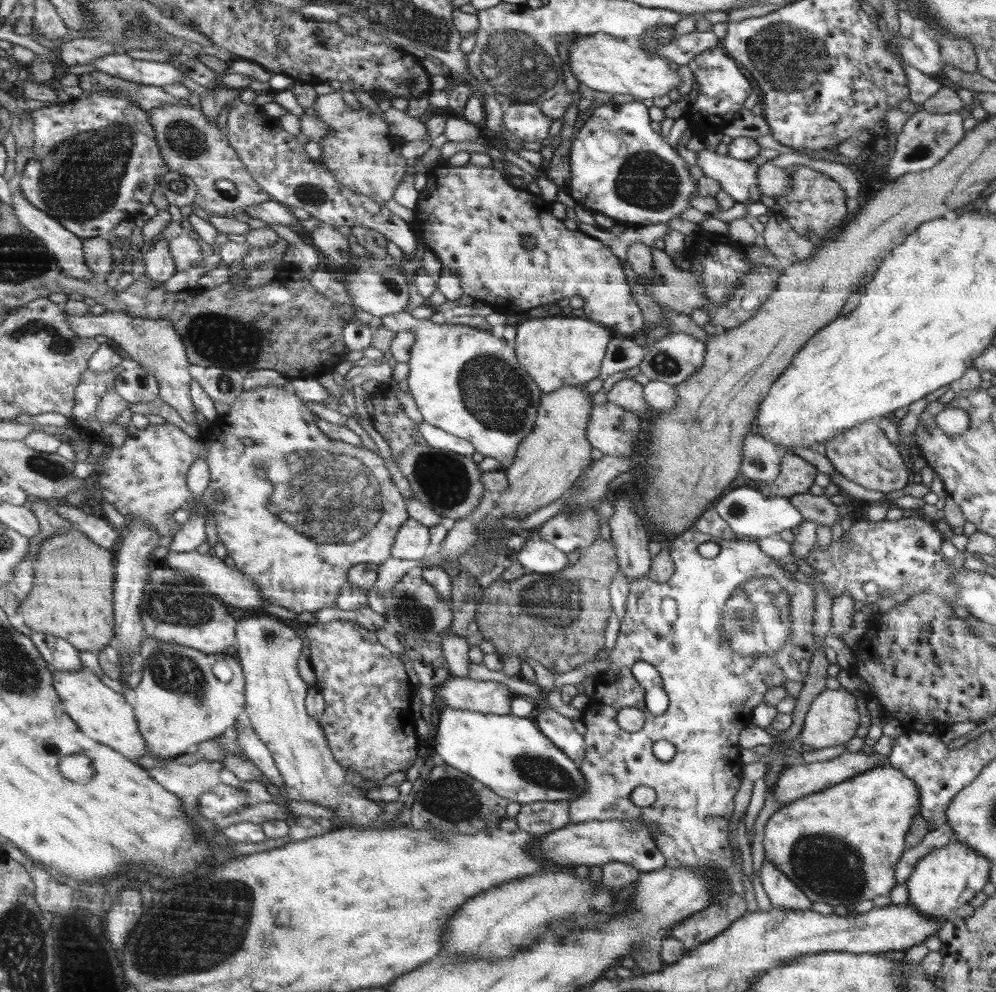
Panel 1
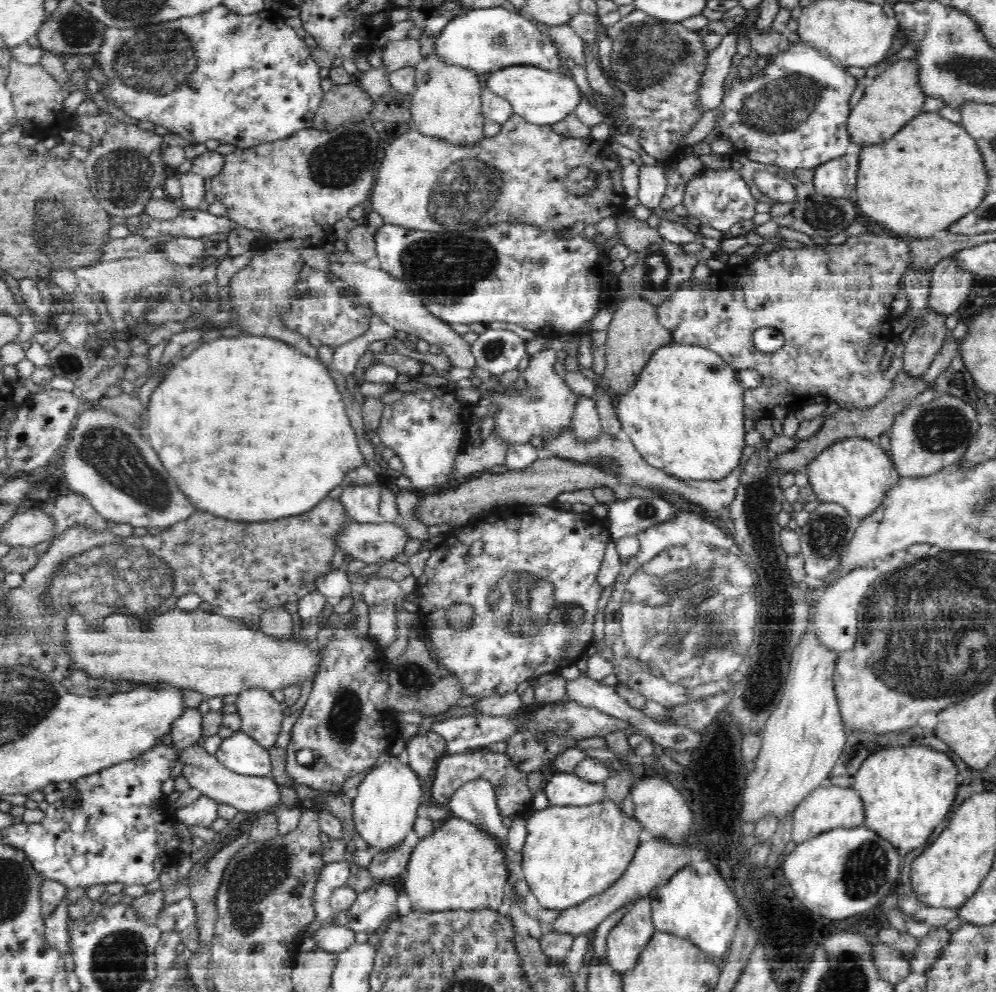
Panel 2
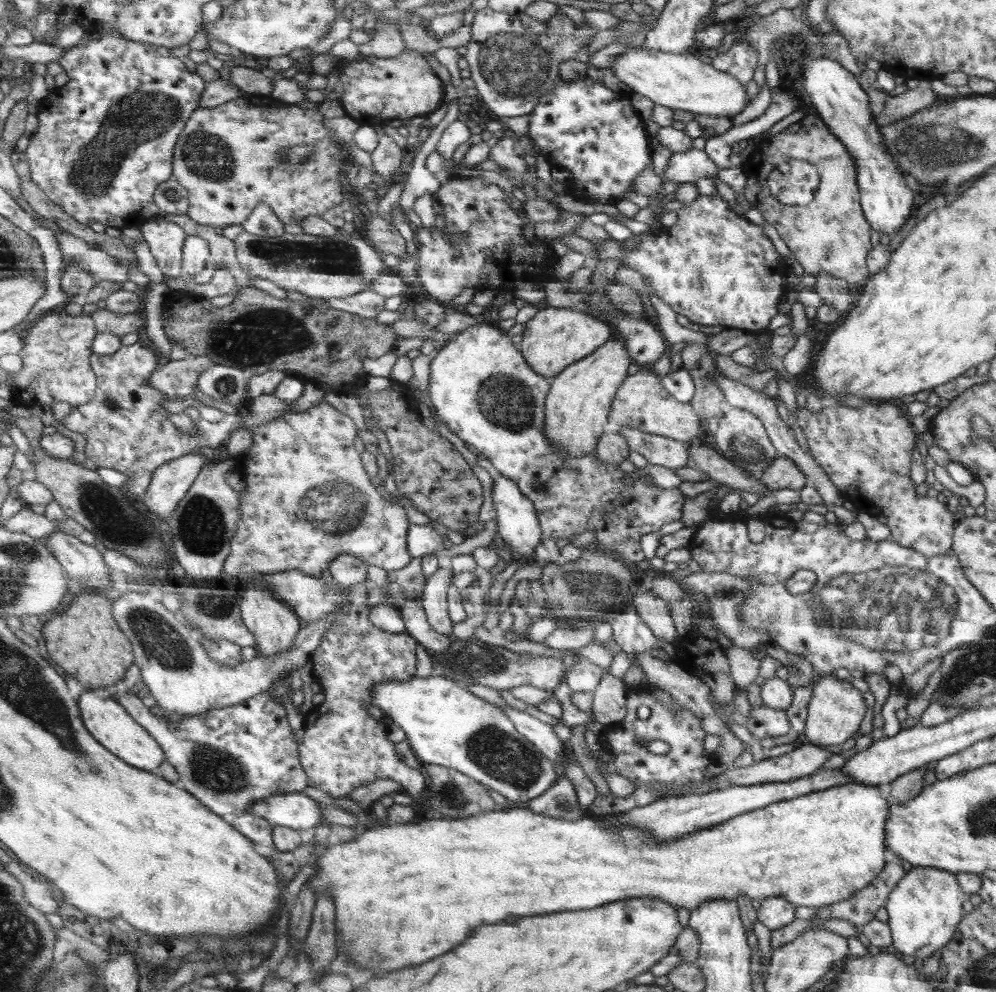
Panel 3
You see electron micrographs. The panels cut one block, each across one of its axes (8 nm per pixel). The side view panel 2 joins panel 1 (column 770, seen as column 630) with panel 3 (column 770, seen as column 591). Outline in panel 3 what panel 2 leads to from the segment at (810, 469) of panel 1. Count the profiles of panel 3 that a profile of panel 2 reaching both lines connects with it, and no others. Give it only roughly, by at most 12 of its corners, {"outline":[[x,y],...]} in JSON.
{"outline":[[783,455],[764,469],[770,490],[806,486],[802,470]]}

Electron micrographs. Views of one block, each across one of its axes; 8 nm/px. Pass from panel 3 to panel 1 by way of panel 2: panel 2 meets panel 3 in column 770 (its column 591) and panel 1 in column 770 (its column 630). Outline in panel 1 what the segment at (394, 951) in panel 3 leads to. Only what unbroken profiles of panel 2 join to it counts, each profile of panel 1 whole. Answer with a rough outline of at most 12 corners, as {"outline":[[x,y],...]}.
{"outline":[[891,764],[781,806],[764,861],[848,907],[892,894],[920,806]]}

